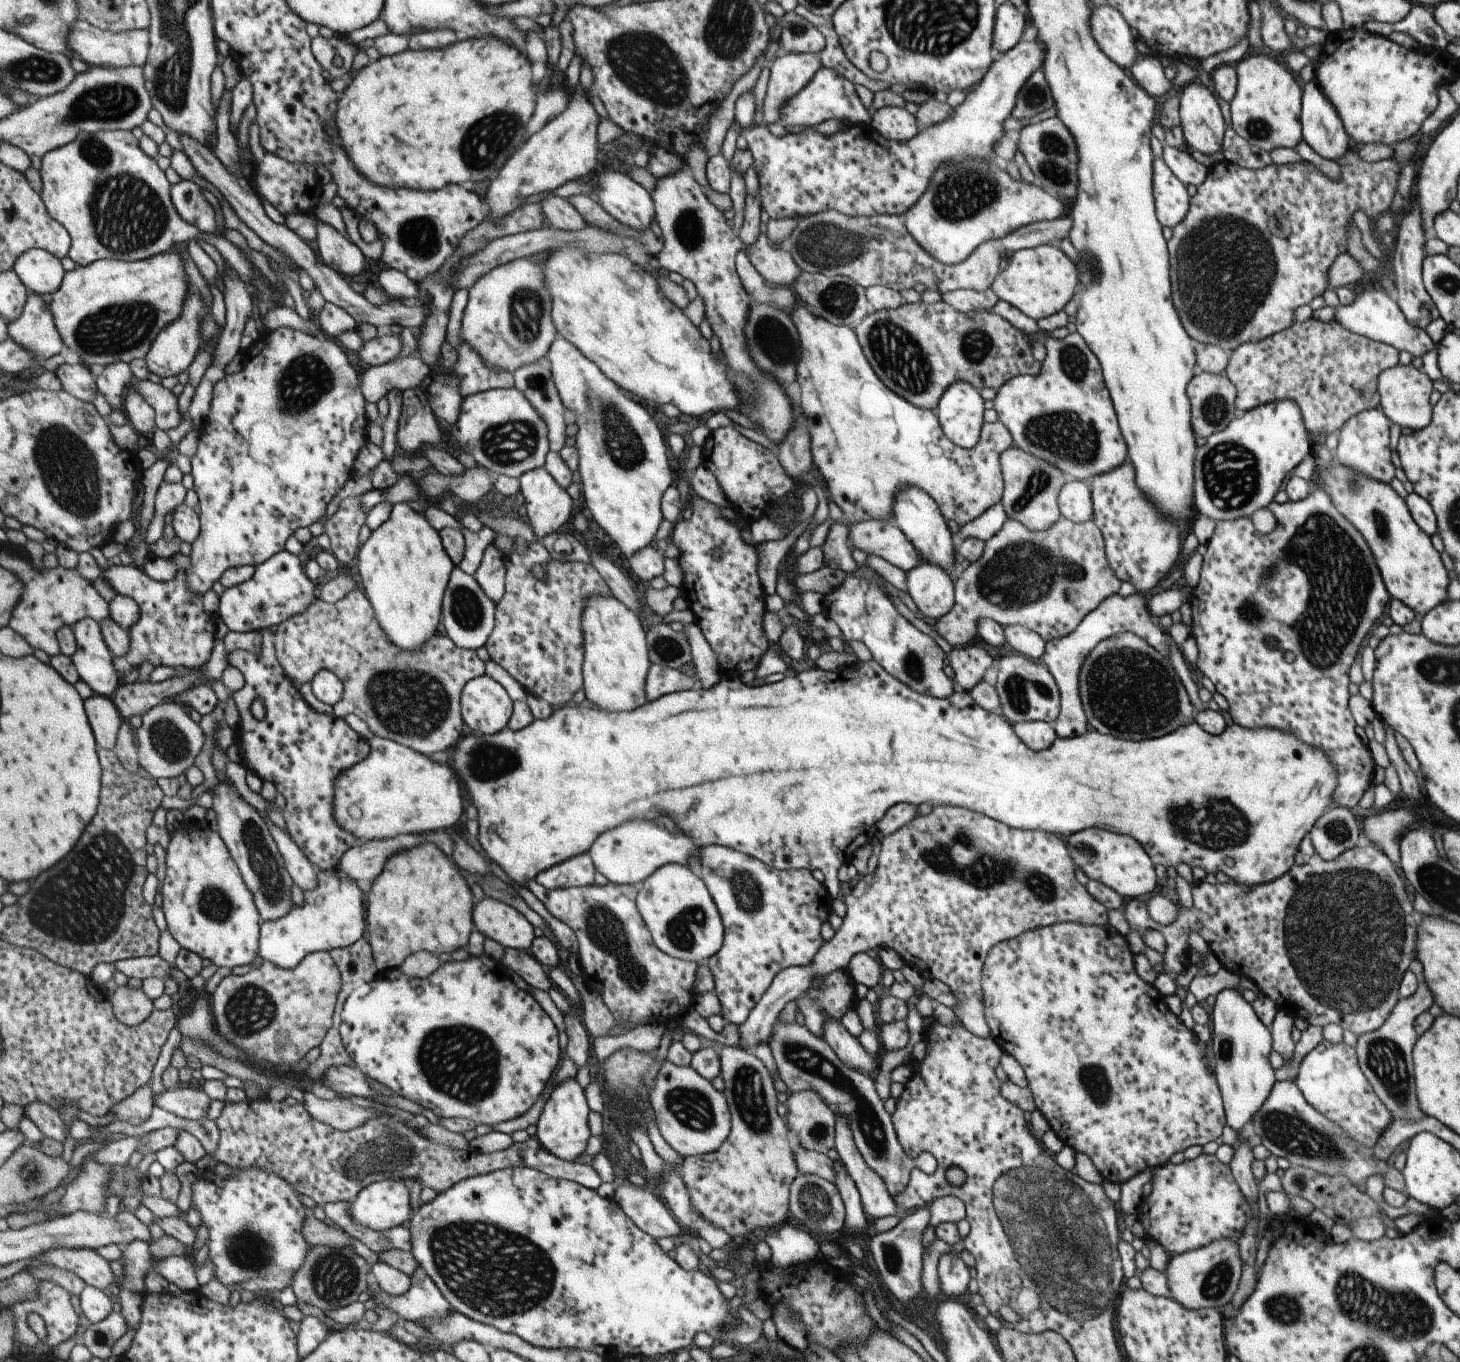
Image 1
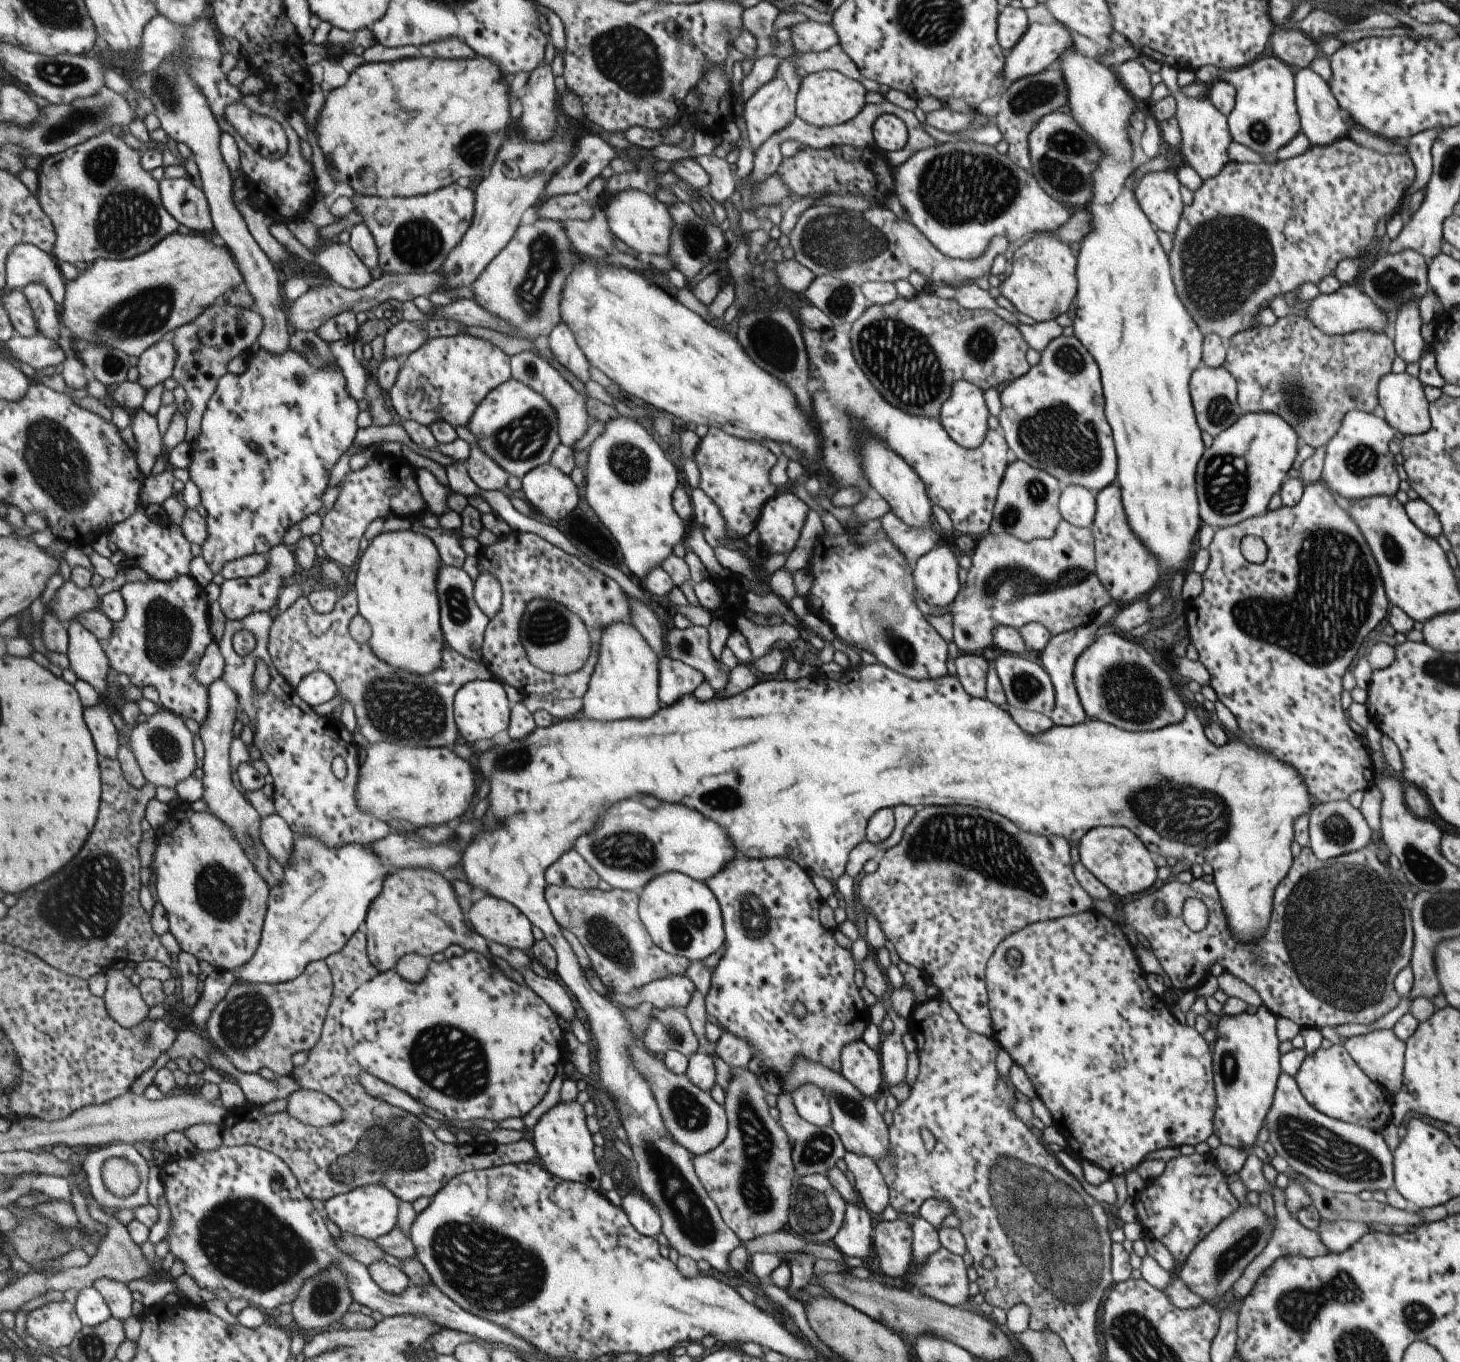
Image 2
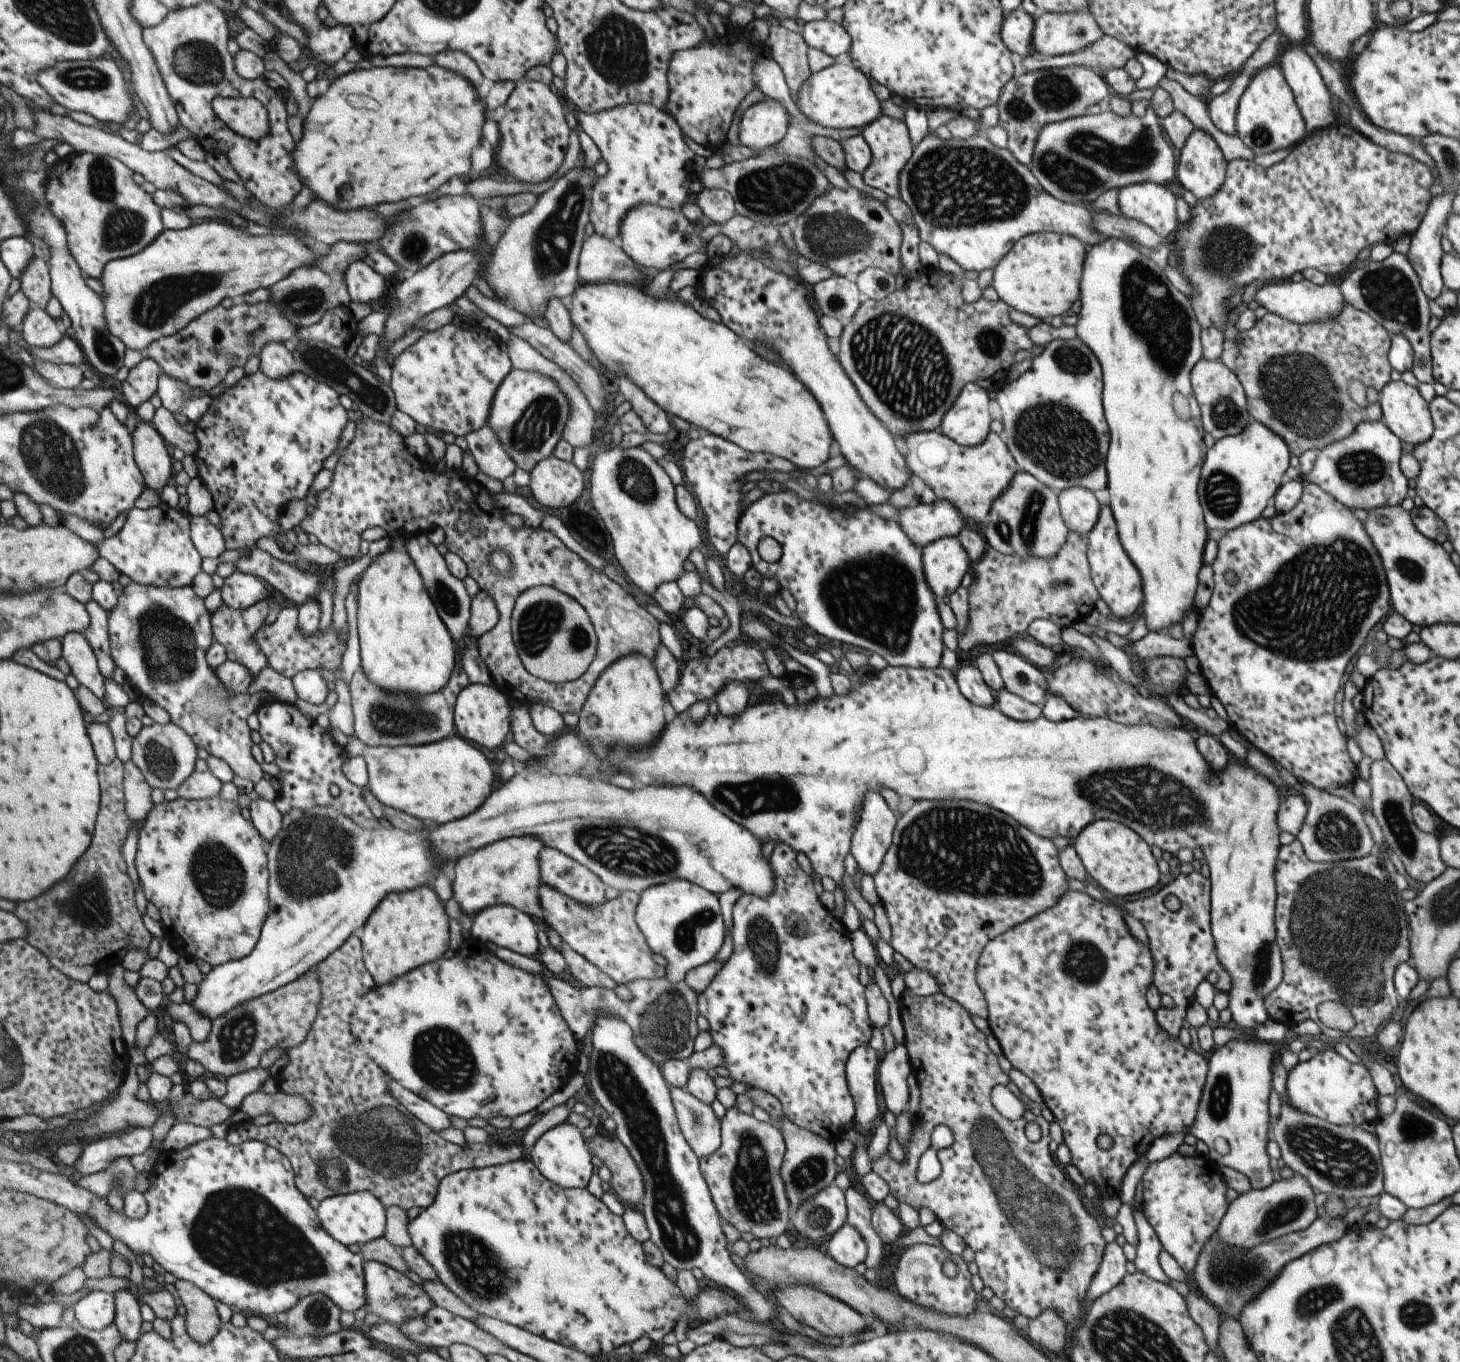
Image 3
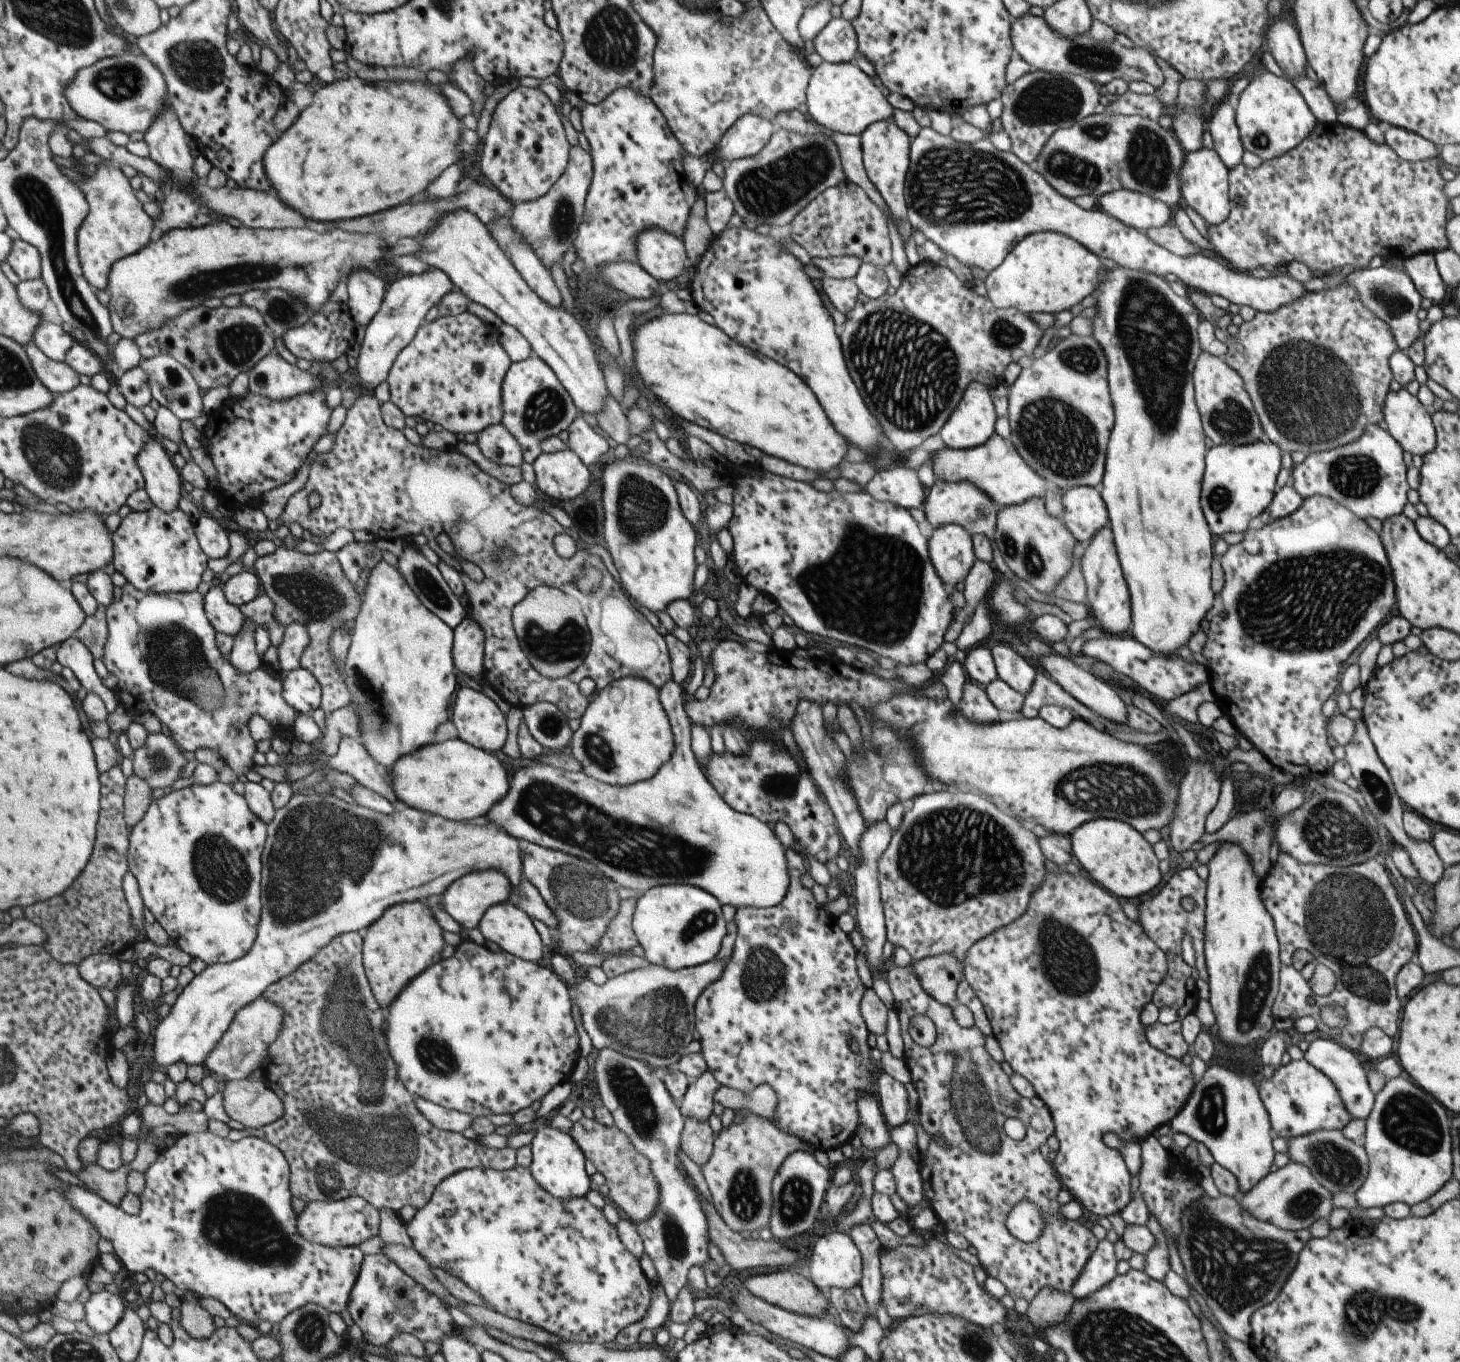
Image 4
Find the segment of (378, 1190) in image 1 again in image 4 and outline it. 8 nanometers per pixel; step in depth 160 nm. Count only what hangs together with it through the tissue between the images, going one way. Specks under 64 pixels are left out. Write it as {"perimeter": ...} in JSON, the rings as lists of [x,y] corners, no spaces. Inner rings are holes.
{"perimeter":[[[362,1196],[347,1197],[336,1201],[313,1201],[298,1219],[298,1231],[310,1241],[328,1247],[357,1247],[380,1236],[381,1212]]]}

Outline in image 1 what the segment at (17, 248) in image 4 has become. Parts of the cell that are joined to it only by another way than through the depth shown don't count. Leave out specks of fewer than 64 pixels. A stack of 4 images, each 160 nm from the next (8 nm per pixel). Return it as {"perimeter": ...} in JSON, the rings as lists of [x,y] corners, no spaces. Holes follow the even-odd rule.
{"perimeter":[[[30,291],[29,299],[26,308],[23,312],[23,316],[19,316],[18,320],[9,322],[9,335],[10,338],[17,342],[17,344],[25,346],[29,352],[33,352],[37,358],[39,358],[38,363],[42,363],[57,354],[61,355],[61,350],[63,343],[61,334],[58,330],[58,325],[55,324],[55,318],[53,317],[53,312],[49,308],[49,304],[45,302],[43,296]]]}

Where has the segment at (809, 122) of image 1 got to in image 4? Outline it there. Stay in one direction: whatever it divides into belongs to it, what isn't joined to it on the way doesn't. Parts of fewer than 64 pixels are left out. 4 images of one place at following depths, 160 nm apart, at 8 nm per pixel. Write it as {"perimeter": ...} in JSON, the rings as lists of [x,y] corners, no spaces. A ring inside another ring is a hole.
{"perimeter":[[[822,61],[811,69],[806,86],[806,112],[810,118],[833,133],[859,136],[871,123],[889,119],[893,108],[879,91],[877,82],[855,64]]]}

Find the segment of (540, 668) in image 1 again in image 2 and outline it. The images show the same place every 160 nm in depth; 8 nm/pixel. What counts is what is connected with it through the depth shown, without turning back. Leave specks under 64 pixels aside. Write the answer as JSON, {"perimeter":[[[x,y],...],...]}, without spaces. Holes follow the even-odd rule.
{"perimeter":[[[515,533],[503,538],[494,545],[489,545],[479,552],[479,570],[481,573],[493,573],[502,582],[504,597],[501,610],[490,619],[484,636],[484,647],[482,658],[491,669],[495,679],[502,683],[507,683],[524,695],[545,696],[548,699],[556,698],[582,698],[589,686],[590,674],[594,664],[597,662],[594,655],[598,653],[598,640],[600,632],[604,626],[615,621],[630,623],[629,607],[624,597],[622,588],[608,576],[603,575],[593,567],[581,562],[576,556],[563,552],[563,549],[552,545],[550,541],[543,540],[535,533]],[[535,599],[549,599],[561,604],[576,614],[583,623],[587,631],[590,642],[590,656],[585,659],[583,666],[575,672],[556,675],[543,672],[536,667],[530,660],[522,641],[521,621],[525,614],[527,605]]]}

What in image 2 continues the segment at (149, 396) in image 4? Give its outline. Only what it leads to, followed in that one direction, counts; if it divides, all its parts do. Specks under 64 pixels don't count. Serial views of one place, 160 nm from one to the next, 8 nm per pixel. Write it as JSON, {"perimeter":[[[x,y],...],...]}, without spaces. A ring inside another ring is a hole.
{"perimeter":[[[171,336],[165,337],[140,356],[138,381],[145,388],[153,388],[174,376],[177,362],[178,348]]]}

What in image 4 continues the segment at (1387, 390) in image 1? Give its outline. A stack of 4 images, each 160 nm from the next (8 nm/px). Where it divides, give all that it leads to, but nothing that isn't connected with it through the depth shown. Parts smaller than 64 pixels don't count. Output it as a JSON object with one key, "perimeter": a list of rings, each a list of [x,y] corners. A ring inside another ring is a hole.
{"perimeter":[[[1403,387],[1384,396],[1382,420],[1382,427],[1411,455],[1423,456],[1435,446],[1430,409]]]}

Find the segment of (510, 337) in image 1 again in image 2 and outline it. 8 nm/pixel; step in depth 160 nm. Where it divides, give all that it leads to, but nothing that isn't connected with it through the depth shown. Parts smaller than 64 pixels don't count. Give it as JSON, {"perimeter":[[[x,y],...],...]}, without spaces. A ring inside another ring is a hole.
{"perimeter":[[[537,218],[531,225],[520,226],[513,240],[471,285],[474,299],[488,313],[512,324],[517,337],[530,341],[549,336],[561,318],[558,302],[566,276],[572,268],[567,248],[570,240],[558,222]]]}

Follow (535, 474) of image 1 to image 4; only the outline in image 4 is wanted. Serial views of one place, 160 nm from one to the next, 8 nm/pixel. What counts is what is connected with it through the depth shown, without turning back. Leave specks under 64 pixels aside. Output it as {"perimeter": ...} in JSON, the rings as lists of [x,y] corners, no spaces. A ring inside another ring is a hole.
{"perimeter":[[[567,448],[559,452],[543,452],[534,462],[538,489],[553,500],[569,500],[579,496],[589,486],[591,473],[582,459]]]}

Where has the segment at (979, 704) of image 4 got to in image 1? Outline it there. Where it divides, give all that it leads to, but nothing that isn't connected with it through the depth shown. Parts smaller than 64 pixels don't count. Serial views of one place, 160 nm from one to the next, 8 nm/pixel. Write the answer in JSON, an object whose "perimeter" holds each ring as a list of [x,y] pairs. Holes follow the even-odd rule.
{"perimeter":[[[975,644],[963,648],[953,647],[948,652],[947,659],[953,669],[953,679],[967,692],[982,681],[985,670],[993,661],[981,646]]]}

